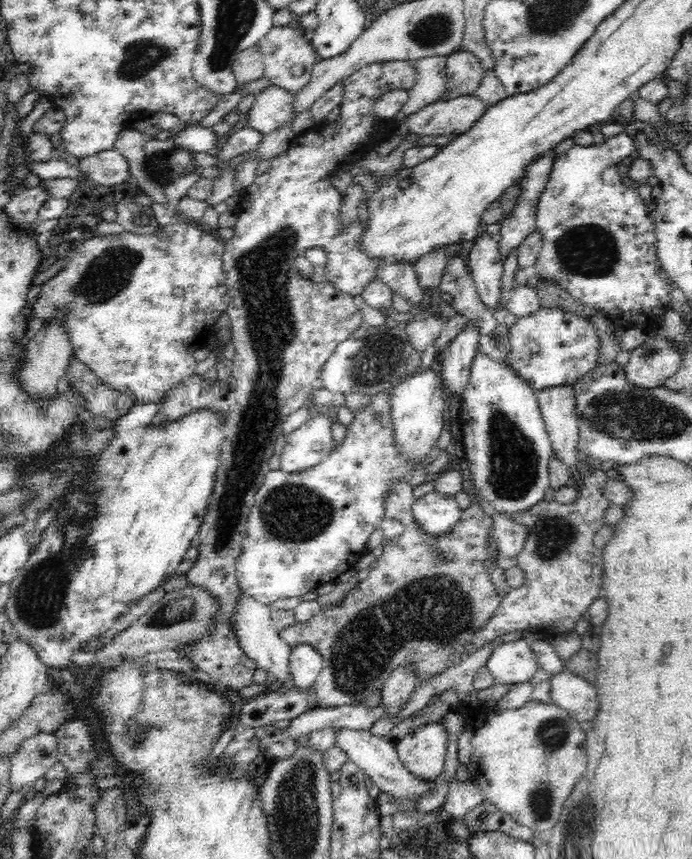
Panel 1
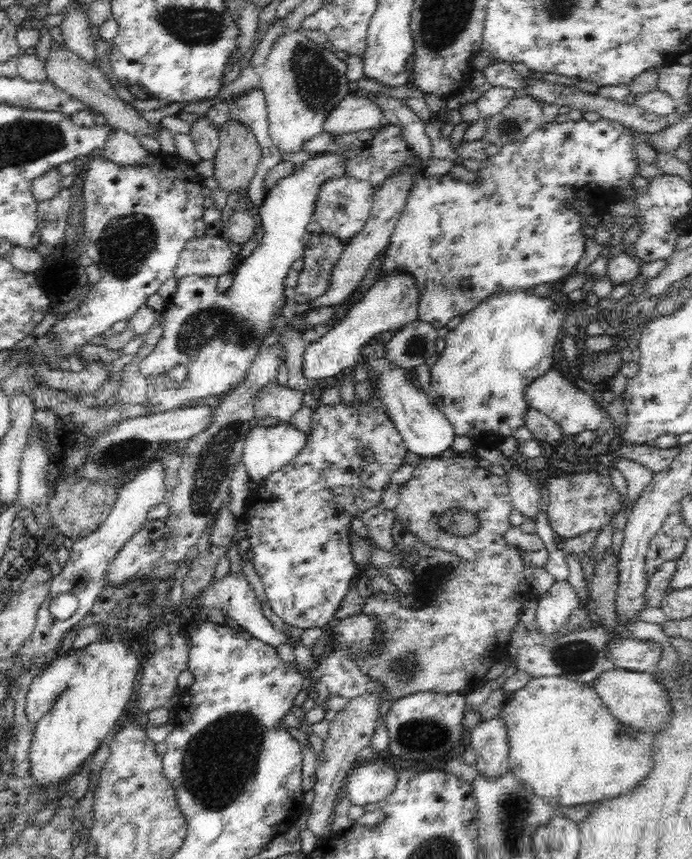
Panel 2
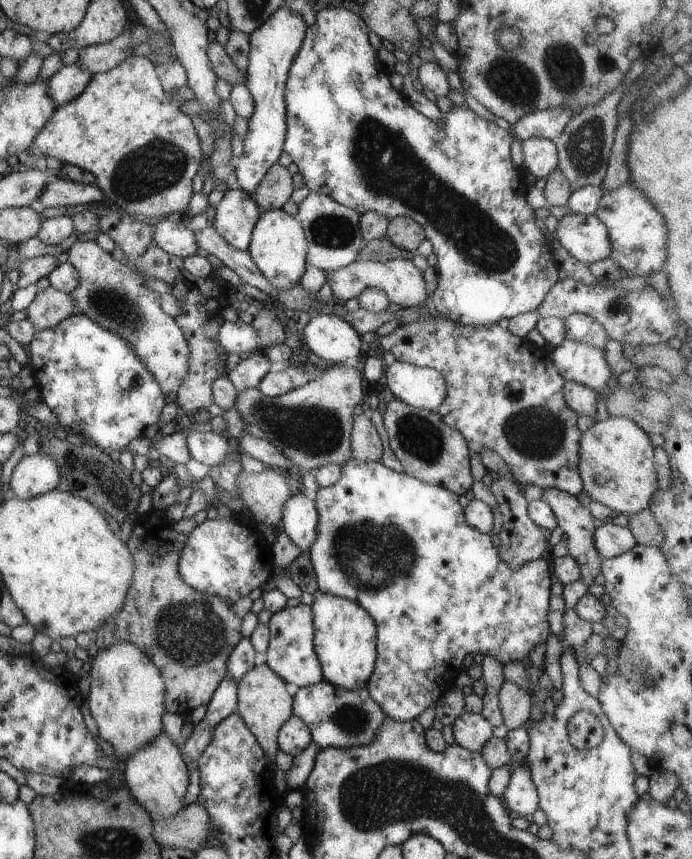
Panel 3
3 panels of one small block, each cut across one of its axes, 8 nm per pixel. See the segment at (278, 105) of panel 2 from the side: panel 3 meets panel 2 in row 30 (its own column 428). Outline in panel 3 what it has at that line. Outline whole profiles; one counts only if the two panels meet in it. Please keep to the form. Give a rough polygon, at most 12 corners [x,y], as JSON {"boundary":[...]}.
{"boundary":[[412,259],[352,261],[327,272],[334,301],[382,290],[404,309],[430,300]]}

